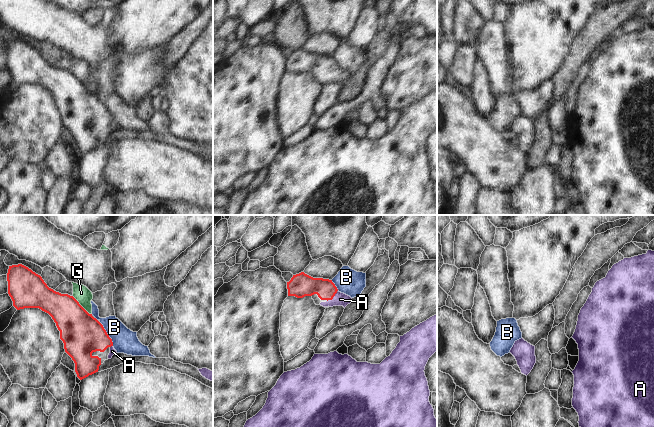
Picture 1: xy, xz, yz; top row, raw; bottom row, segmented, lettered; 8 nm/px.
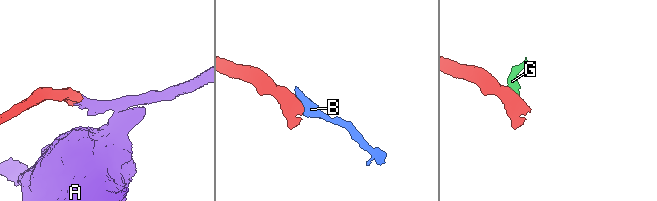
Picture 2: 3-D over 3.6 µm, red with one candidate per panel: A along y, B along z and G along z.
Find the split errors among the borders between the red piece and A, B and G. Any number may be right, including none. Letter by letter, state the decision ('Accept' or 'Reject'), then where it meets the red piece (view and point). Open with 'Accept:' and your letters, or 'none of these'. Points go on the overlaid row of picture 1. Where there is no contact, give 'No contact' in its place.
Accept: A
A: Accept. Touches red at xz (333, 296)
B: Reject. Touches red at xy (107, 334)
G: Reject. Touches red at xy (81, 306).

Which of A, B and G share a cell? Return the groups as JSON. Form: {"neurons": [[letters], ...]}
{"neurons": [["A"], ["B", "G"]]}

